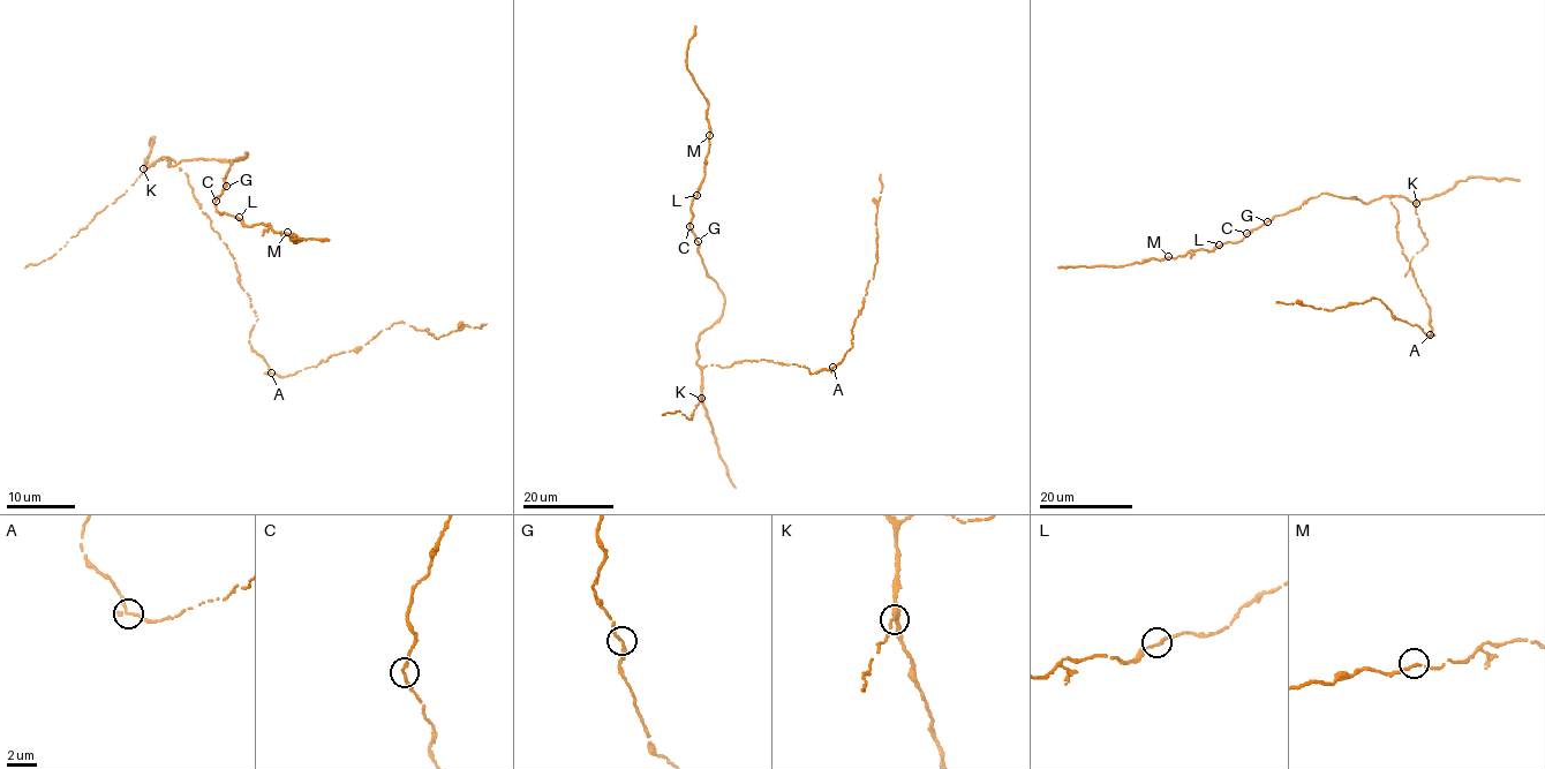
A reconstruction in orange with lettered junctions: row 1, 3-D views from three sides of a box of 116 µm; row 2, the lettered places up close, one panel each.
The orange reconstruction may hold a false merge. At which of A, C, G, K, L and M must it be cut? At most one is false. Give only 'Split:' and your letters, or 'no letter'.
Split: A

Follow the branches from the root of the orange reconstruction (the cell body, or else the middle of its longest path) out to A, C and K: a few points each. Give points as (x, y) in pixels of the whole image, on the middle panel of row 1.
A: (710, 364), (723, 368), (744, 360), (763, 359), (805, 367), (811, 374), (833, 367)
C: (710, 364), (701, 367), (696, 362), (696, 341), (721, 317), (724, 295), (708, 277), (690, 226)
K: (710, 364), (701, 370), (701, 398)

